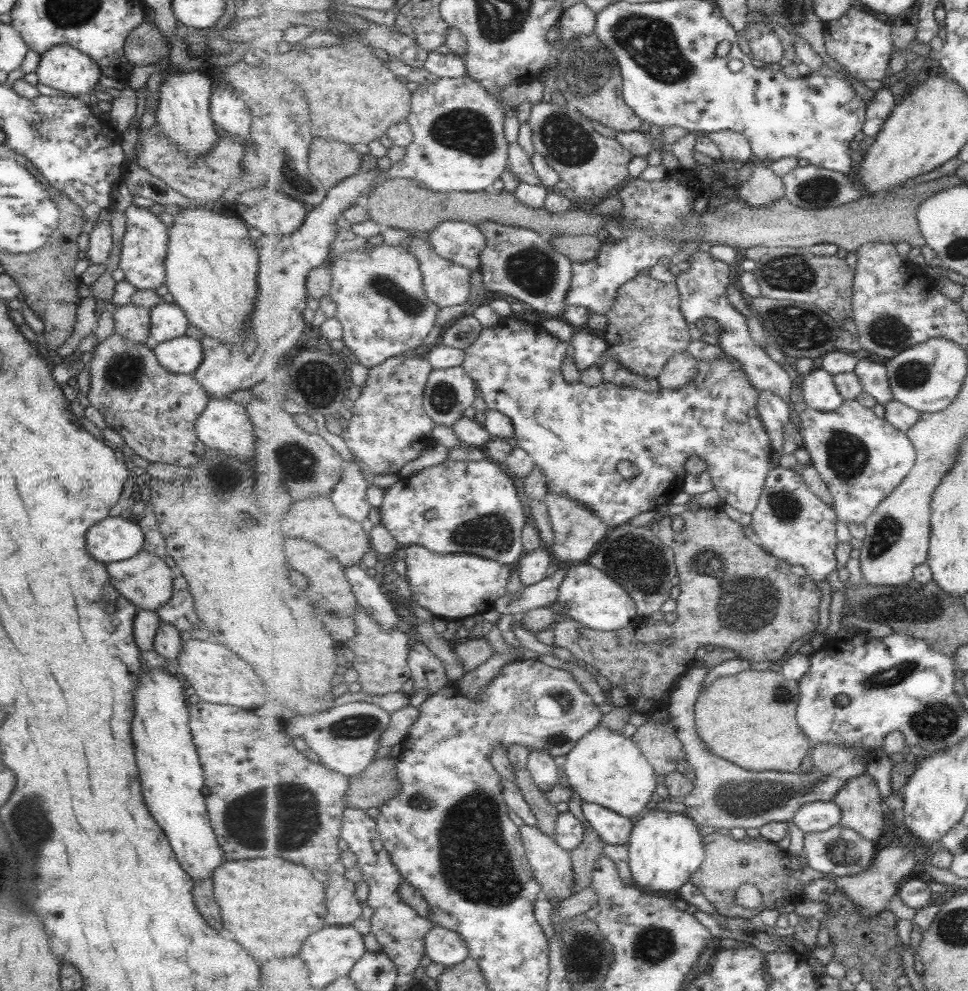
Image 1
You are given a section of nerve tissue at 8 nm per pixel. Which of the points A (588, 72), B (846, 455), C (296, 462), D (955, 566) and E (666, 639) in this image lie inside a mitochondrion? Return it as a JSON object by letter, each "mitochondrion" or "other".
{"A":"mitochondrion","B":"mitochondrion","C":"mitochondrion","D":"other","E":"mitochondrion"}

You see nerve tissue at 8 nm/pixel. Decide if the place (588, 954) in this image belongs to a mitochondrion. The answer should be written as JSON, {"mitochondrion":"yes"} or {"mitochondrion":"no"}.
{"mitochondrion":"yes"}

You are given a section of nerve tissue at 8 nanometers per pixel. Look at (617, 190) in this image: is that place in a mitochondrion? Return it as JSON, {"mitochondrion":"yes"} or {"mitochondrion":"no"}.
{"mitochondrion":"no"}

